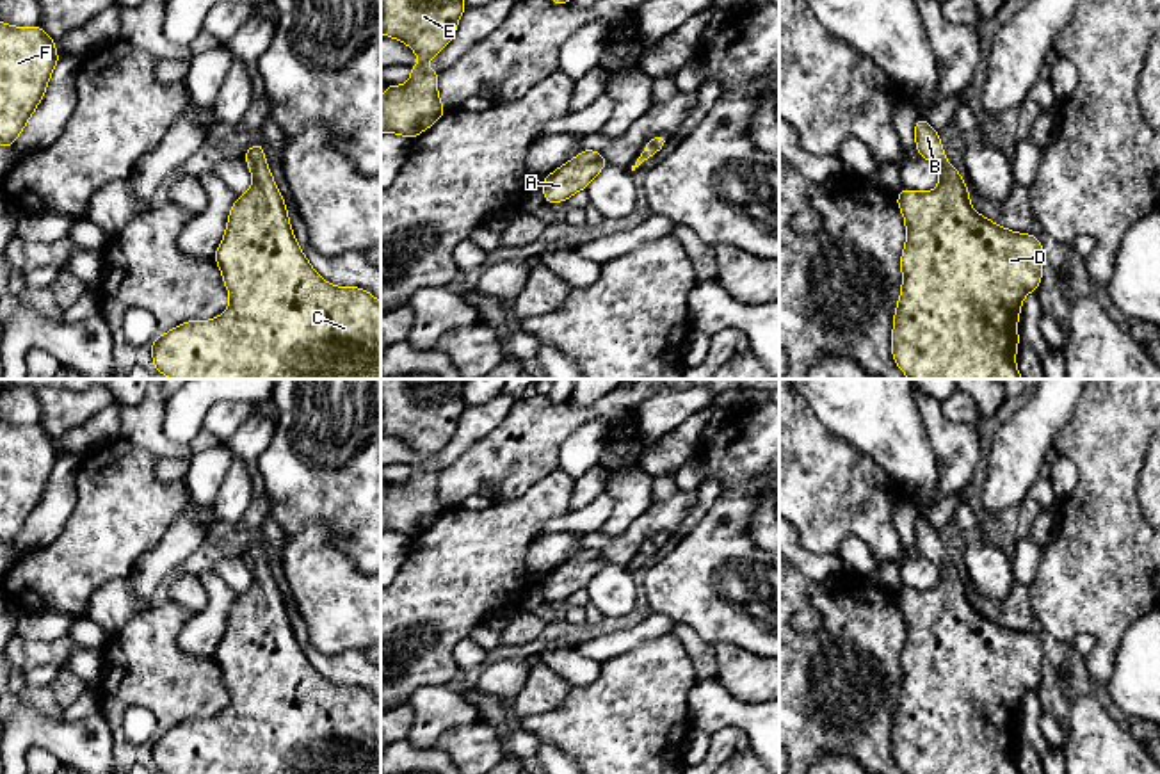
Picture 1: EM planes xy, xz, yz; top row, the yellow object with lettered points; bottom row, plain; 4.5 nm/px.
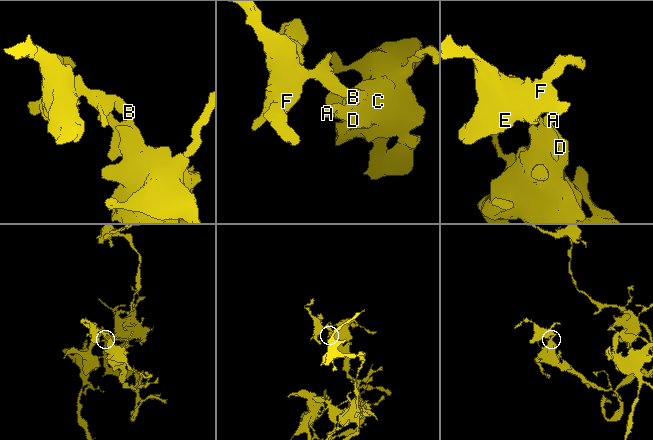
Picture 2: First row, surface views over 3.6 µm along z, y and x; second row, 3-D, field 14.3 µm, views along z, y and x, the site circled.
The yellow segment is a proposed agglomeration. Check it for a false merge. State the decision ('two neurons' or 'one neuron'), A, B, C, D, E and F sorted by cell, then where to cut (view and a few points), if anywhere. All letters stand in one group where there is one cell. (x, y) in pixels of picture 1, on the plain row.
one neuron; A B C D E F; no cut

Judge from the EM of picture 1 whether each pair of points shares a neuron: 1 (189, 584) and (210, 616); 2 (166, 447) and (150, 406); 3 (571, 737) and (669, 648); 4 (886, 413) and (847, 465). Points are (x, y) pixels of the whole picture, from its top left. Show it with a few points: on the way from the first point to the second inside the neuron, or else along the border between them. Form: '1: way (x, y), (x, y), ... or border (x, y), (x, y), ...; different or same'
1: border (196, 575), (207, 593), (207, 605), (194, 616); different
2: way (155, 436), (150, 431), (150, 417); same
3: way (596, 712), (620, 687), (632, 685), (646, 671); same
4: border (822, 426), (867, 454), (888, 477); different

